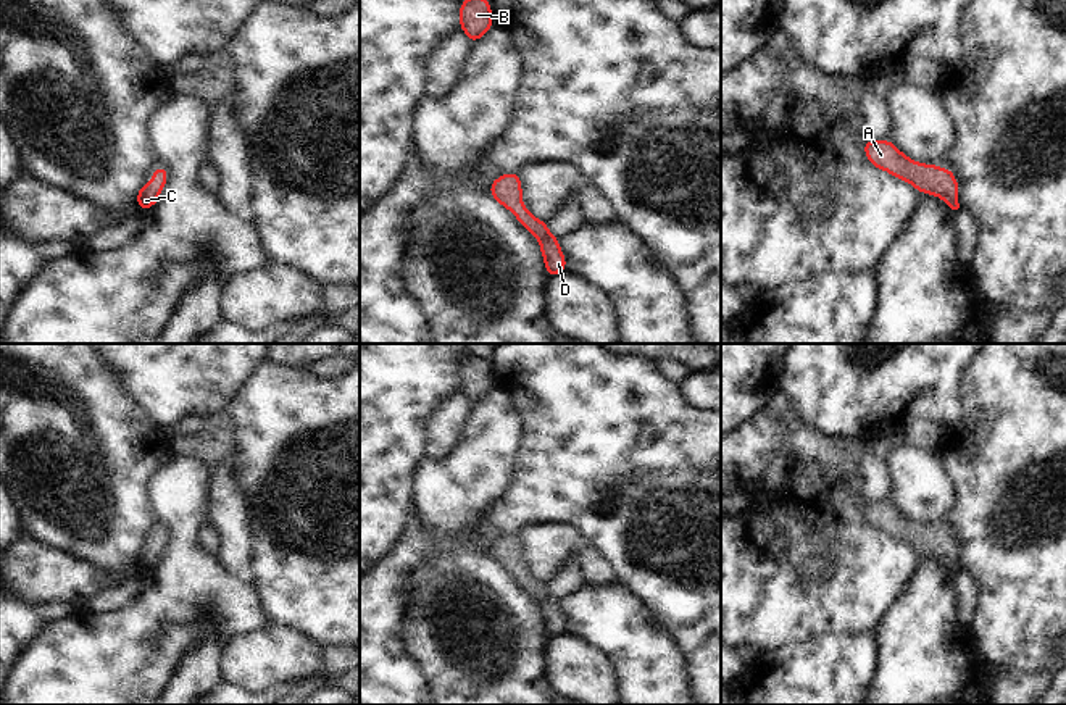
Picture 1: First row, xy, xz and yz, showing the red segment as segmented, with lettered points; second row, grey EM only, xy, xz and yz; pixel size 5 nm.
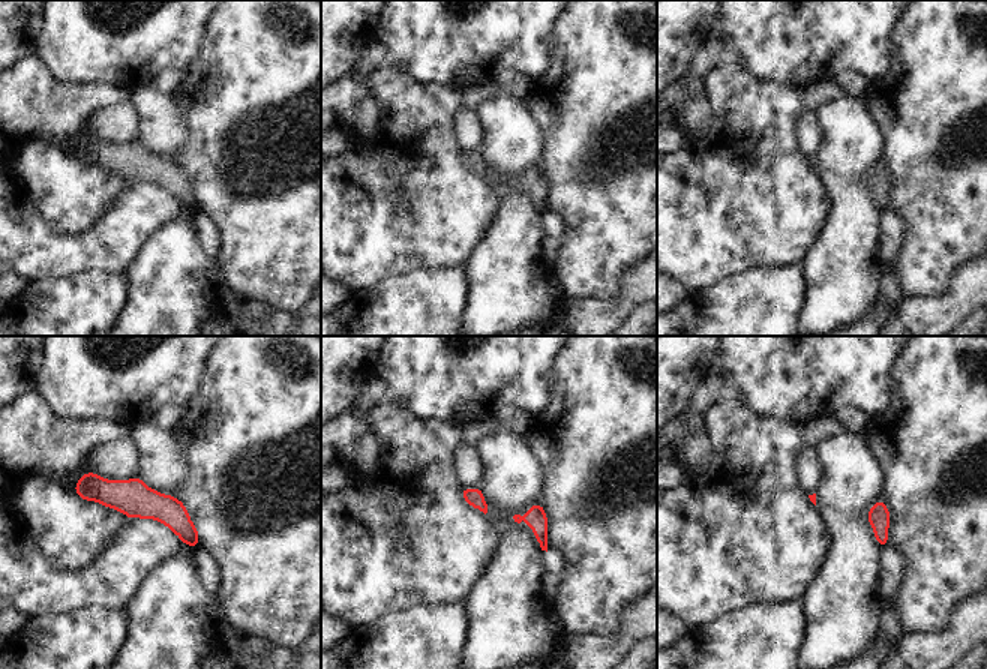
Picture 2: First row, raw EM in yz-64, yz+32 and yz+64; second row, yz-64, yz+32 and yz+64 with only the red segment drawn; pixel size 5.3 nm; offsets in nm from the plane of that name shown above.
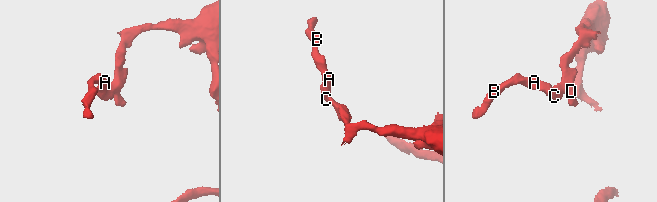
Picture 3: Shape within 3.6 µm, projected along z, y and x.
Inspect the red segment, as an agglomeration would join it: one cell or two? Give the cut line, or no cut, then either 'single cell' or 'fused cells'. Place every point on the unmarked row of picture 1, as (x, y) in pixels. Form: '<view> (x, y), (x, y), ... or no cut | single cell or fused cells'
no cut | single cell

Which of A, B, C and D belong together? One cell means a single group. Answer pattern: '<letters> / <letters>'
A B C D

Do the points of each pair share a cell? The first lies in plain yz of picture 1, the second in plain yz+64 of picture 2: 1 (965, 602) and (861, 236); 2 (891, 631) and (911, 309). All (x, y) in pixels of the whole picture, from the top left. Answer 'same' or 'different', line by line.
1: different
2: different

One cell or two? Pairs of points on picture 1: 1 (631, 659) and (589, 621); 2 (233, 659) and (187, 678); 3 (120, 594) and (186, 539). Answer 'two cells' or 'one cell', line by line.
1: one cell
2: two cells
3: two cells

